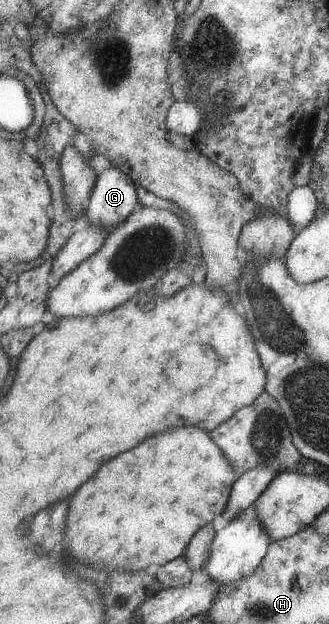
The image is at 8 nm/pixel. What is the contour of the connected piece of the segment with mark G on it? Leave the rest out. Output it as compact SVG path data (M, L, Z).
M118 167L101 172L95 184L86 216L93 226L113 228L123 223L140 206L138 184Z

